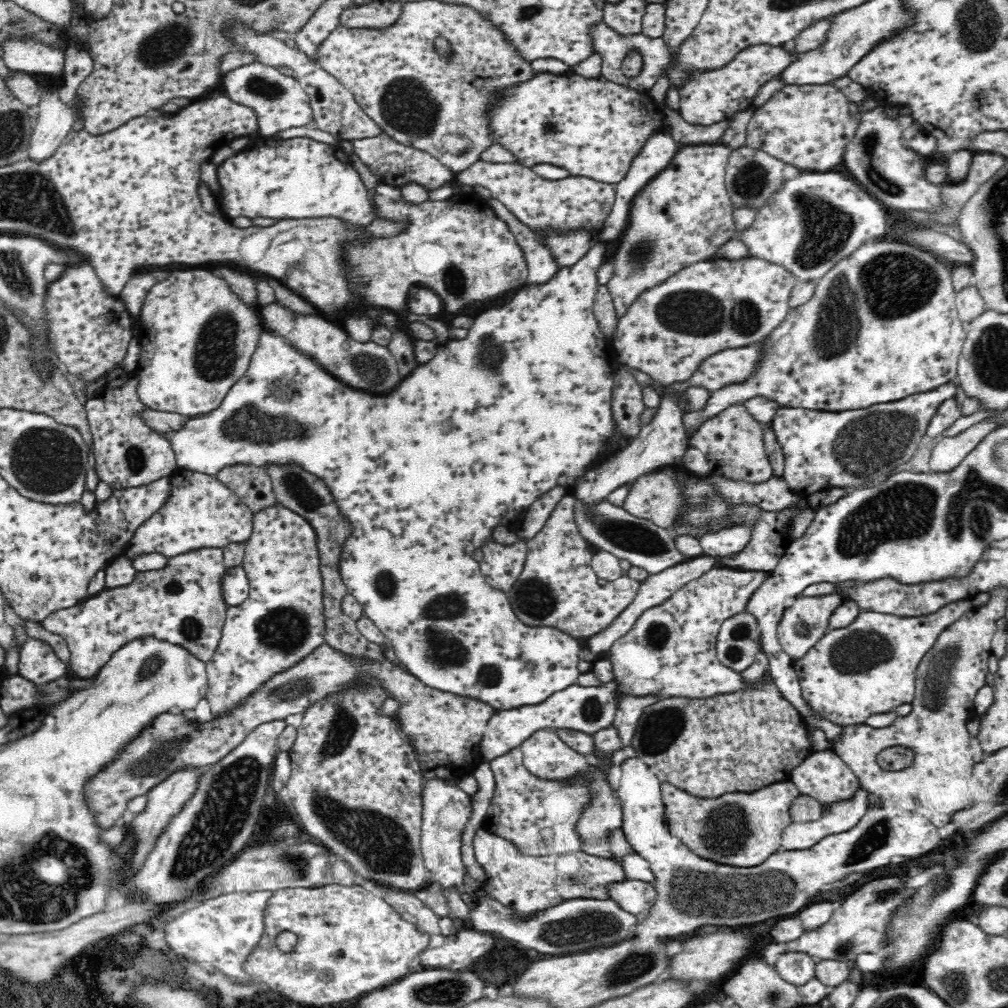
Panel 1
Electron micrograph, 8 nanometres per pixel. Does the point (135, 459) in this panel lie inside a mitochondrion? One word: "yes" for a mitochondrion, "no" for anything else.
yes

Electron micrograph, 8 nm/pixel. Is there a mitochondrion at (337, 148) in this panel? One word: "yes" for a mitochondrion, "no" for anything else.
no

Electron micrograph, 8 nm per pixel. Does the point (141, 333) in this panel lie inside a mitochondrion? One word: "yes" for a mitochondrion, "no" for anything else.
no

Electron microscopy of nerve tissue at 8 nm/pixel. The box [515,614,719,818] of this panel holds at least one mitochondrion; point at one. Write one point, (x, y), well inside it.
(659, 734)

